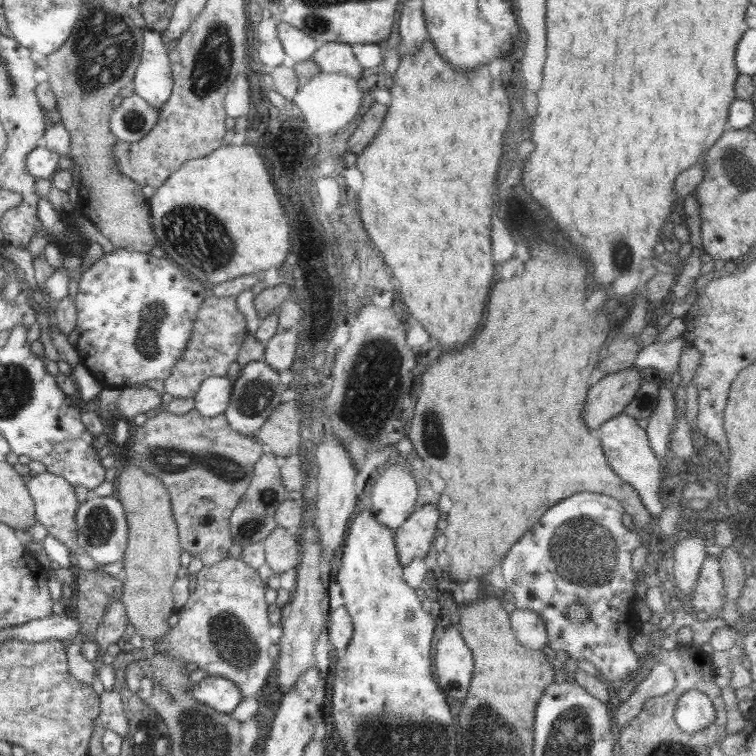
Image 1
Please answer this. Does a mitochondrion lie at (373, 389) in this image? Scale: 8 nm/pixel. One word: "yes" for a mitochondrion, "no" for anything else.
yes

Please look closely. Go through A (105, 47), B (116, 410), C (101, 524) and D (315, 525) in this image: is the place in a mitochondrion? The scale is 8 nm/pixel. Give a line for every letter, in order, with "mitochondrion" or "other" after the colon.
A: mitochondrion
B: other
C: mitochondrion
D: other

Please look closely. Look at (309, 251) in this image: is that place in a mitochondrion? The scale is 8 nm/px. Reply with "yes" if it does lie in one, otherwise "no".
no

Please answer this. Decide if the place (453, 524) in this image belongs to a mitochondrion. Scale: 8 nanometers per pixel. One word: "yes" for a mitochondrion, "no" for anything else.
no

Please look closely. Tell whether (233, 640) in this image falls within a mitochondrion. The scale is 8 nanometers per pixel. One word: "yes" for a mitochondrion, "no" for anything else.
yes

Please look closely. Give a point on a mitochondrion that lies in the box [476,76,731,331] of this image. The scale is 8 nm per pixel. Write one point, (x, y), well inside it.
(619, 242)

